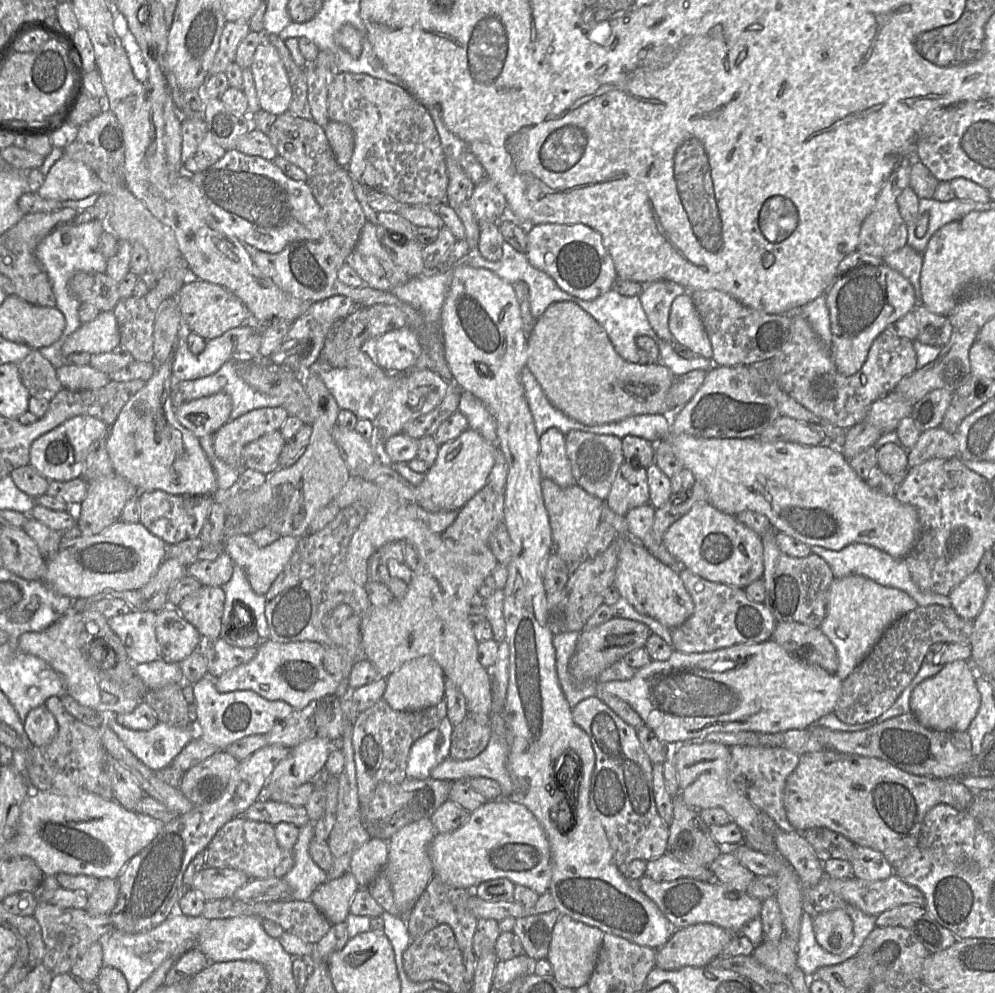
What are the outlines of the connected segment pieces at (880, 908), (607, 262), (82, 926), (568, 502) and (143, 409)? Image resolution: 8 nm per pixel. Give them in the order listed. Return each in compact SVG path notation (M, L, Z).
M895 874L885 880L867 881L856 877L846 879L826 877L829 888L847 904L863 913L878 916L901 905L925 908L923 894L915 887L902 882Z
M542 223L527 227L526 256L532 266L547 273L565 292L582 300L593 300L609 291L617 278L613 259L603 244L601 234L585 224Z
M38 902L33 917L41 927L45 946L42 964L52 976L70 973L79 956L103 935L114 930L112 918L109 915L92 915L85 909L61 908L49 903Z
M544 477L541 488L551 526L553 553L572 569L583 559L586 547L601 522L603 500L593 497L578 485L562 488Z
M172 355L163 363L157 363L155 372L144 386L123 406L115 422L109 427L106 448L113 470L128 480L138 491L162 490L173 495L211 495L218 490L215 471L200 440L183 427L176 418L171 400L173 390Z

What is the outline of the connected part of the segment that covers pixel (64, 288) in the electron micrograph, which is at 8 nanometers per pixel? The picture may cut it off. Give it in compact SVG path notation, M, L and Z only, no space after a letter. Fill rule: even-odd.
M91 220L81 224L65 224L49 234L37 247L36 256L51 283L56 299L55 307L63 313L66 321L61 337L52 345L39 350L56 369L67 363L66 358L62 354L63 344L82 325L79 319L79 307L82 302L74 295L70 288L71 278L79 272L106 272L107 259L99 248L99 239L107 228L106 222L100 220Z

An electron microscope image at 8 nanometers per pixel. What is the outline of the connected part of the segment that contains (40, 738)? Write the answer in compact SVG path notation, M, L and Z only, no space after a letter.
M44 705L32 709L23 724L31 746L48 745L57 734L55 717Z

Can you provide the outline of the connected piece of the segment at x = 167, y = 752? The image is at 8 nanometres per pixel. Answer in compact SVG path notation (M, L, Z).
M106 715L107 724L123 744L154 771L171 765L183 748L197 737L197 726L178 727L158 722L150 730L132 730L120 725L115 715Z

